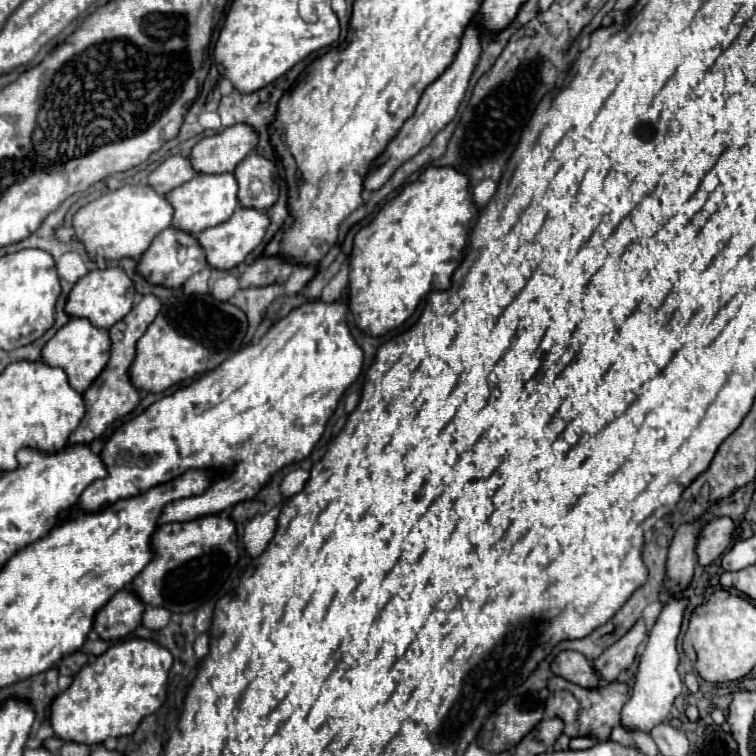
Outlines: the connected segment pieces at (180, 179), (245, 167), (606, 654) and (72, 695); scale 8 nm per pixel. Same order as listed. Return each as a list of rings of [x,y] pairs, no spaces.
[[[170,156],[148,176],[148,184],[158,194],[168,194],[170,190],[182,186],[184,182],[188,182],[194,176],[196,176],[196,170],[192,168],[190,158]]]
[[[252,152],[236,166],[234,172],[240,186],[238,198],[242,206],[252,206],[258,210],[268,210],[274,206],[280,194],[280,162],[268,160],[262,154]]]
[[[640,618],[614,646],[606,648],[602,652],[602,656],[594,660],[594,668],[598,670],[602,680],[606,680],[606,682],[614,680],[622,670],[626,670],[634,662],[638,646],[646,638],[646,632],[648,632],[646,624]]]
[[[128,638],[110,646],[94,662],[86,664],[74,678],[72,686],[52,704],[52,728],[62,740],[82,742],[88,746],[104,742],[108,736],[130,736],[138,724],[162,708],[166,700],[168,672],[174,656],[154,640]]]

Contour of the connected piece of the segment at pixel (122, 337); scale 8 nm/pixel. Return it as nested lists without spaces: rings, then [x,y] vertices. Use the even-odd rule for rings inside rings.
[[[154,294],[138,296],[138,300],[136,300],[134,308],[130,310],[130,314],[122,322],[118,322],[118,324],[114,324],[110,328],[110,336],[112,336],[110,362],[104,368],[104,372],[94,380],[94,384],[84,392],[86,414],[82,418],[82,422],[78,424],[78,428],[70,434],[68,444],[88,444],[88,442],[100,438],[114,420],[128,416],[140,404],[138,388],[130,380],[130,366],[132,366],[132,362],[136,358],[136,342],[138,342],[138,338],[142,338],[142,334],[146,332],[150,322],[154,322],[154,318],[158,316],[160,306],[162,306],[162,302]]]

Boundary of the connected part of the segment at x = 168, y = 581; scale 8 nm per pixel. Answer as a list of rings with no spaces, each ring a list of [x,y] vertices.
[[[208,514],[190,522],[170,522],[156,528],[152,536],[154,558],[134,578],[132,590],[148,606],[162,606],[170,612],[196,612],[202,604],[212,600],[234,570],[238,552],[236,524],[230,516]]]

